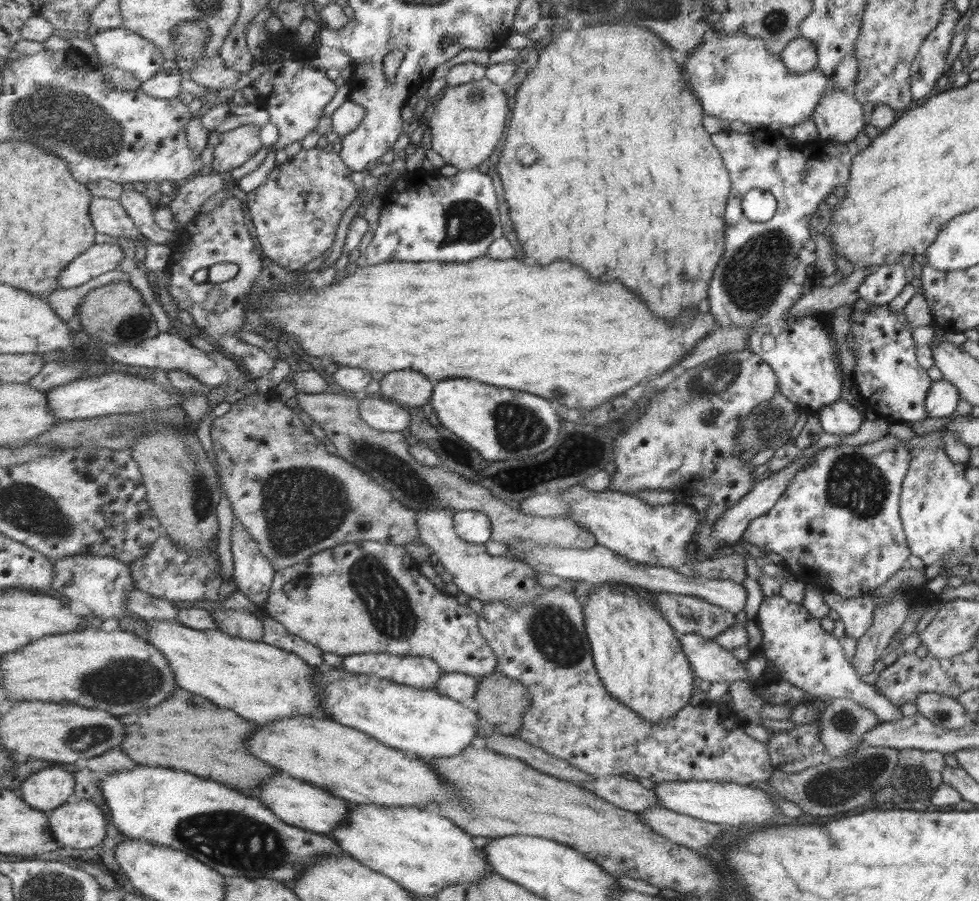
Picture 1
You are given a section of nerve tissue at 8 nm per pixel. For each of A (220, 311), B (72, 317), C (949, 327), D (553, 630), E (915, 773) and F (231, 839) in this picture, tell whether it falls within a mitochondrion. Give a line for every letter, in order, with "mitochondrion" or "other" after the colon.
A: mitochondrion
B: other
C: other
D: mitochondrion
E: mitochondrion
F: mitochondrion

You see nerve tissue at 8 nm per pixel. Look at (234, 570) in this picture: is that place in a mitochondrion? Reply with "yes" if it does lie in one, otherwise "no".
no

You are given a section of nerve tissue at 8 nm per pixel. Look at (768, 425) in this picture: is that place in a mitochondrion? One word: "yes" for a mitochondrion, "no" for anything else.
yes

